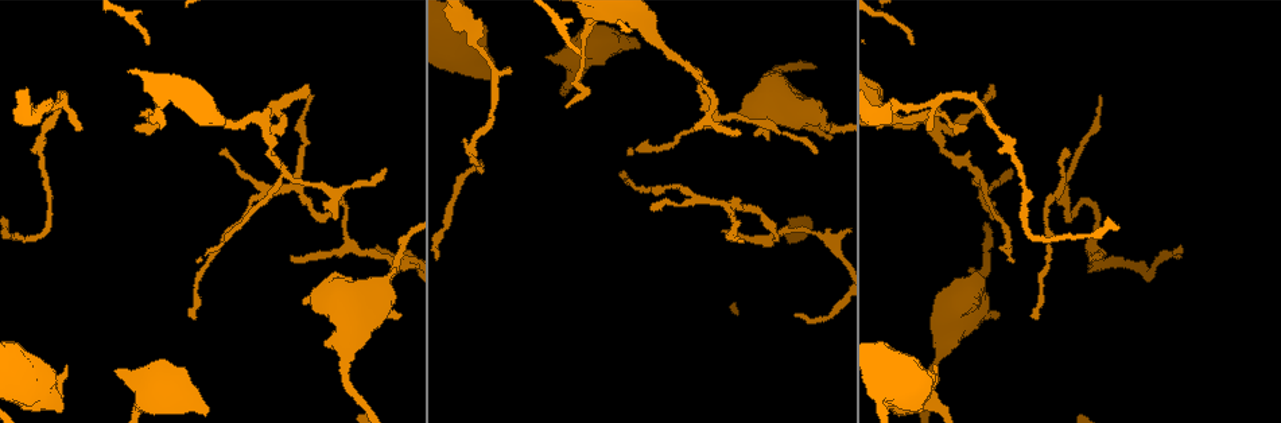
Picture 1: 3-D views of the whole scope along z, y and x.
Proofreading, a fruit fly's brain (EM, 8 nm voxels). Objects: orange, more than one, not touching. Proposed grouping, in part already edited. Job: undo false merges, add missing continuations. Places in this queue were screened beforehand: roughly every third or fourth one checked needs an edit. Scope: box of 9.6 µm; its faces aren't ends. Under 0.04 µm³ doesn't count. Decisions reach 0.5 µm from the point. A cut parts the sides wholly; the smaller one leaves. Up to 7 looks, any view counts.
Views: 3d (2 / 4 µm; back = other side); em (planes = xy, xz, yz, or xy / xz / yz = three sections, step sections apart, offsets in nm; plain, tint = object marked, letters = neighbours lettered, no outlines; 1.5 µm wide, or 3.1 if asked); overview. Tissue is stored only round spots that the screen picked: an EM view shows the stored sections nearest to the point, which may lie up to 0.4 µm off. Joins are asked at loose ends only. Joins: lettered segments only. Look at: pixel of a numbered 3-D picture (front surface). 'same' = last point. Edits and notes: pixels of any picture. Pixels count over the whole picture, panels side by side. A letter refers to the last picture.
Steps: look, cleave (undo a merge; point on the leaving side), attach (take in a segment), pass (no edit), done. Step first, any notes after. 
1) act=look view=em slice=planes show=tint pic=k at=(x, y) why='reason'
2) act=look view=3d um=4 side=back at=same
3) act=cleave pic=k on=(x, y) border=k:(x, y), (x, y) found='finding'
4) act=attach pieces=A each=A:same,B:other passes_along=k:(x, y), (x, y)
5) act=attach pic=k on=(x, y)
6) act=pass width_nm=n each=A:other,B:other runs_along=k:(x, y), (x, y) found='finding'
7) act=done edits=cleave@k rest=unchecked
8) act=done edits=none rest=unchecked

act=look view=3d um=2 pic=1 at=(1029, 316) why='end of a long branch'

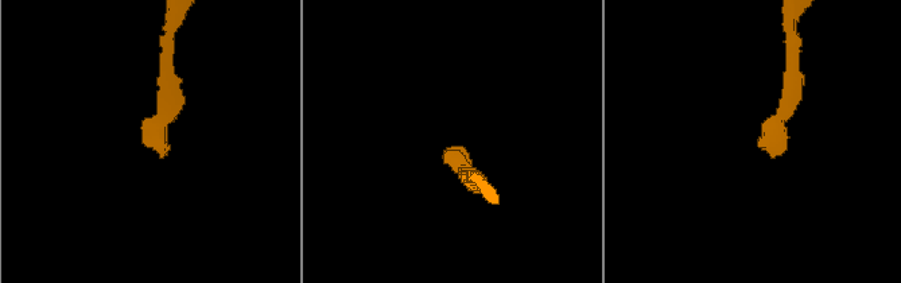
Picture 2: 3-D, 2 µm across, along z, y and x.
act=look view=em slice=planes show=letters pic=2 at=(758, 142)

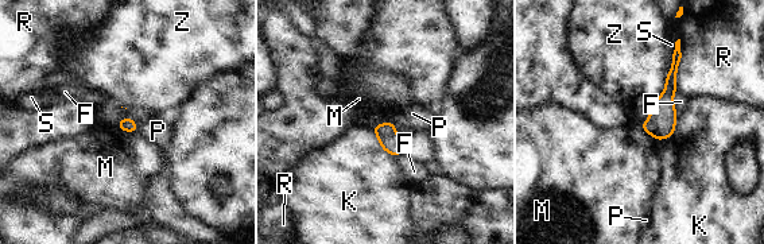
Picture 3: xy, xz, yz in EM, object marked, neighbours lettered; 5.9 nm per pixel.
act=pass each=F:other,K:other,M:other,P:other,R:other,S:other,Z:other runs_along=3:(677, 51), (671, 88), (658, 135) found='none of them fits'

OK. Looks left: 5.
act=look view=em slice=xy step=4 show=plain pic=1 at=(387, 288) why='sudden change in width'

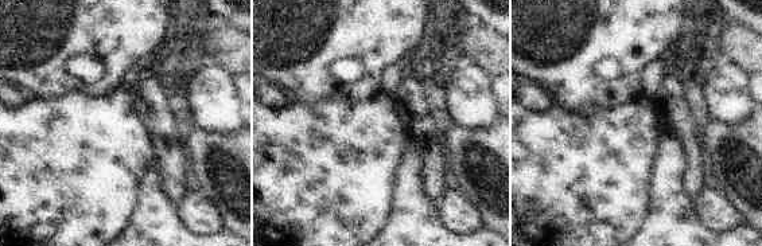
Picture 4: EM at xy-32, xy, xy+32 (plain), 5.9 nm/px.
act=look view=em slice=xy step=4 show=letters at=same

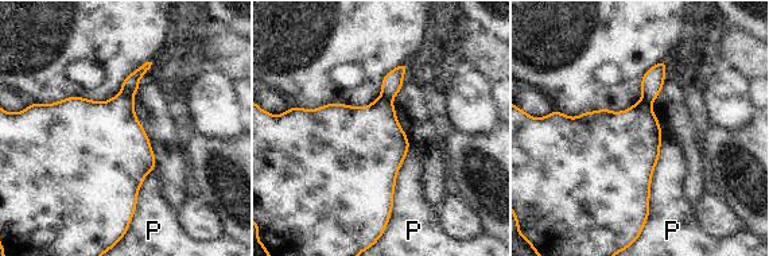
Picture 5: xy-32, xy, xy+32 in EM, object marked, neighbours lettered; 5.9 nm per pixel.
act=cleave pic=5 on=(129, 86) each=P:other border=5:(120, 92), (132, 97) found='two neurons meet here'

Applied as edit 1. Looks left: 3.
act=look view=3d um=2 pic=1 at=(818, 151) why='tapers out'

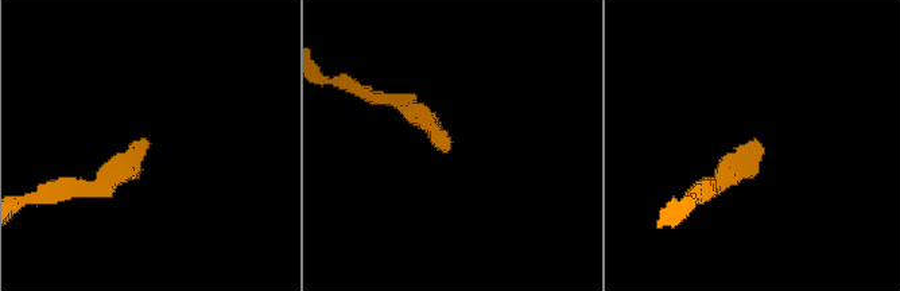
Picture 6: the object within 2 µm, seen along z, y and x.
act=look view=em slice=yz step=4 show=tint pic=6 at=(759, 143)

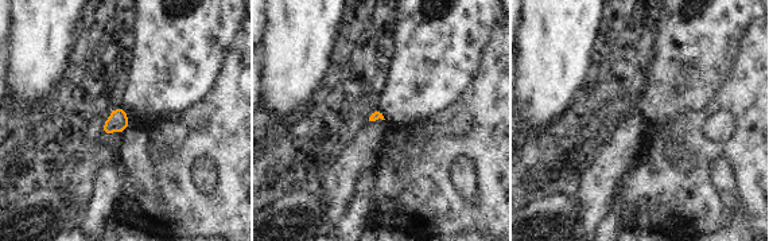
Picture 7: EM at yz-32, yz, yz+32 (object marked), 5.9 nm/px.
act=look view=em slice=planes show=letters at=same why='another direction'

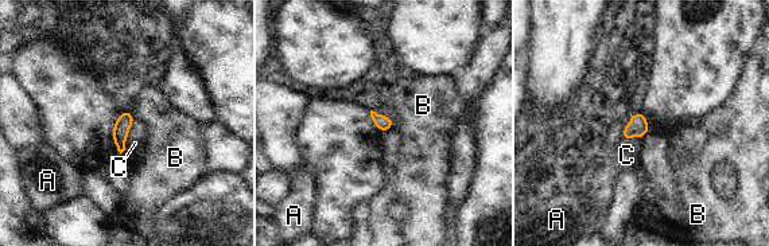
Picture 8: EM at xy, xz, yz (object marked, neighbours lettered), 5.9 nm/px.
act=pass each=A:other,B:other,C:other found='none of them fits'

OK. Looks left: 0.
act=done edits=cleave@5 rest=unchecked

